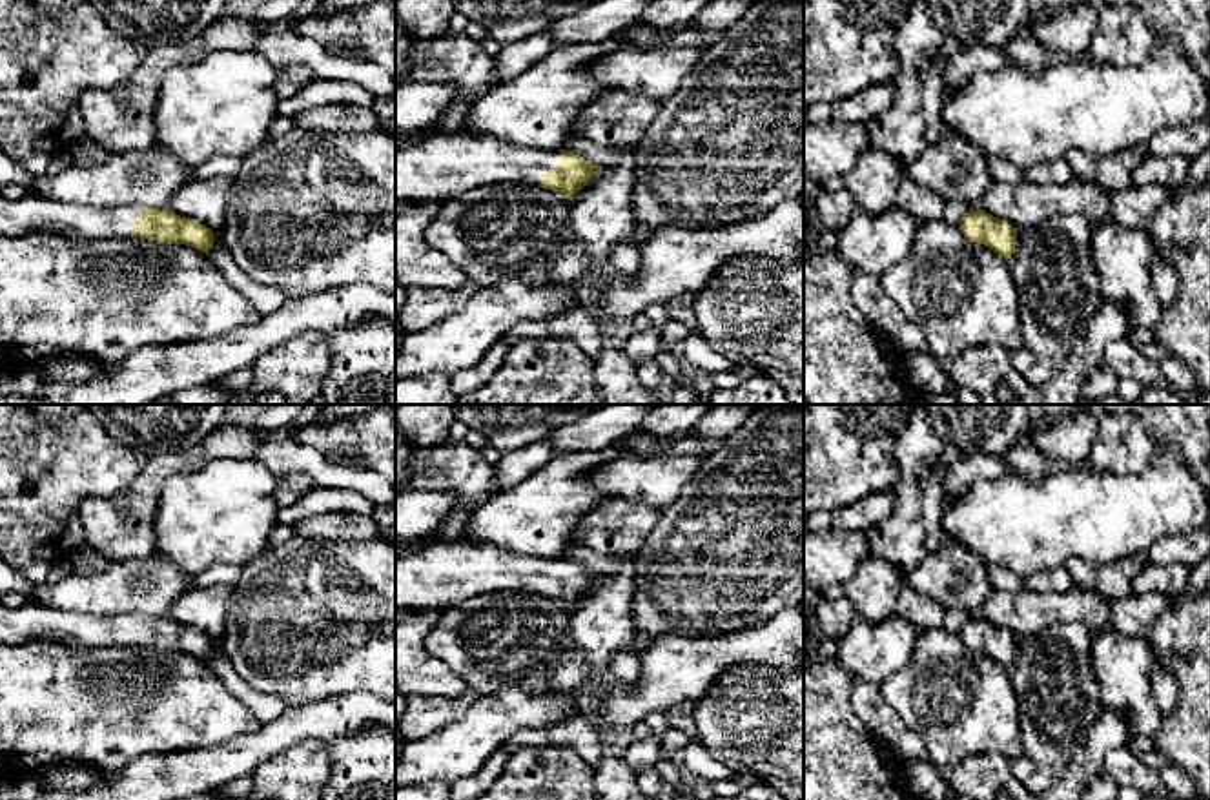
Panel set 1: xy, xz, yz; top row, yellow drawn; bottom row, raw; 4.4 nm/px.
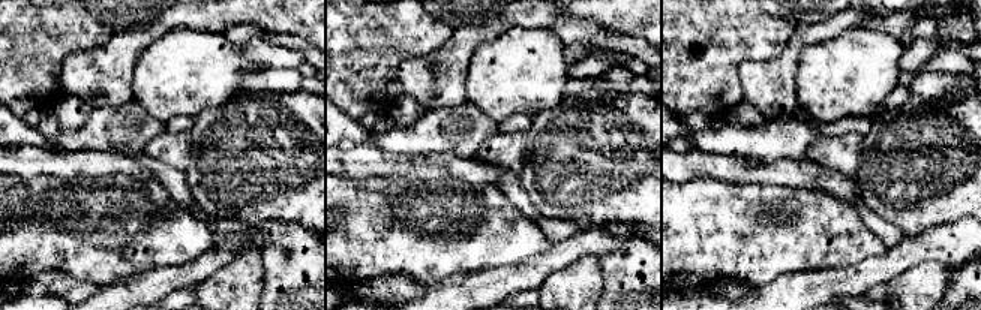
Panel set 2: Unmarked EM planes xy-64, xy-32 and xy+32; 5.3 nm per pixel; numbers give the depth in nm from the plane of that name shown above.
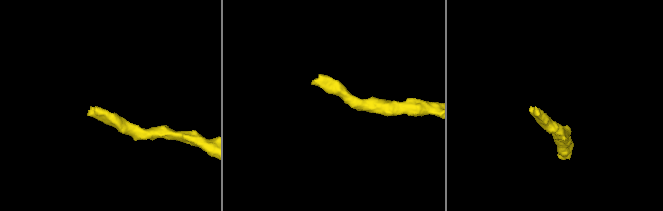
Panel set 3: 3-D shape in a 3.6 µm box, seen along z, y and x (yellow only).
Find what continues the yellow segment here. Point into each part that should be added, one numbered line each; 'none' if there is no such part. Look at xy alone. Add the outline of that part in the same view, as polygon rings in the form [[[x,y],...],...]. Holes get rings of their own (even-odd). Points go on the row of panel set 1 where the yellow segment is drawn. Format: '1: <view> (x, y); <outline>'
1: xy (31, 214); [[[35,191],[20,199],[0,195],[0,235],[64,233],[80,237],[133,237],[140,206],[91,208],[51,200]]]

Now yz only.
none

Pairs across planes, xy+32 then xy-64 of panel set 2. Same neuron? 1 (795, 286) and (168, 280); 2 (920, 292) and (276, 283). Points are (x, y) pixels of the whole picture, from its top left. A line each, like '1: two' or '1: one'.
1: one
2: two

